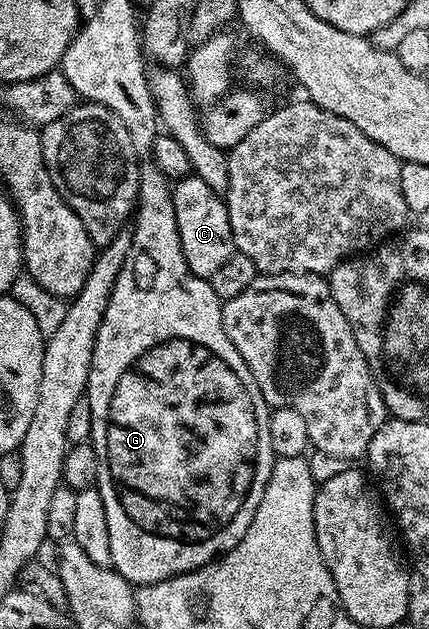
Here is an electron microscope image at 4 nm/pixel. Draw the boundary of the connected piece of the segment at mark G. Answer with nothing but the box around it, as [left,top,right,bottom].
[86,160,274,587]

